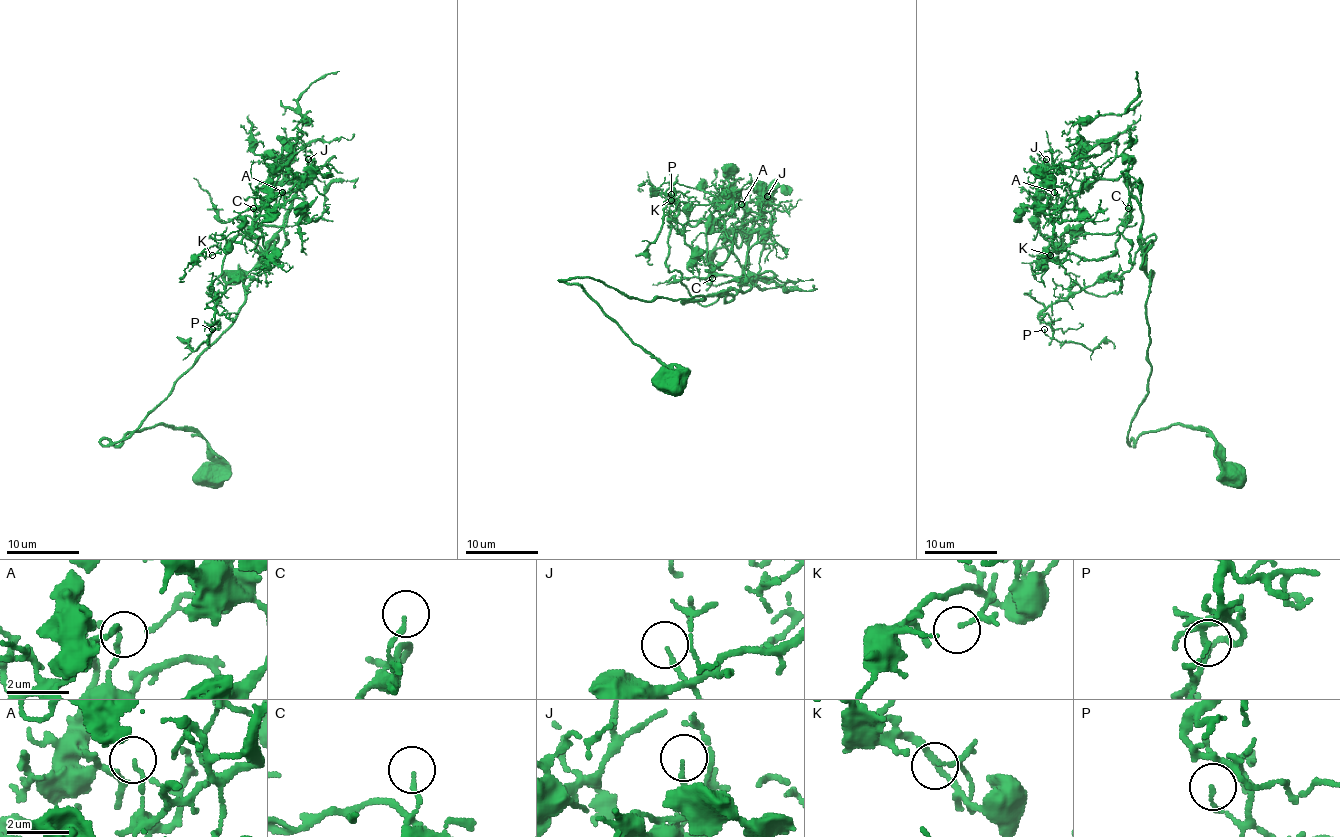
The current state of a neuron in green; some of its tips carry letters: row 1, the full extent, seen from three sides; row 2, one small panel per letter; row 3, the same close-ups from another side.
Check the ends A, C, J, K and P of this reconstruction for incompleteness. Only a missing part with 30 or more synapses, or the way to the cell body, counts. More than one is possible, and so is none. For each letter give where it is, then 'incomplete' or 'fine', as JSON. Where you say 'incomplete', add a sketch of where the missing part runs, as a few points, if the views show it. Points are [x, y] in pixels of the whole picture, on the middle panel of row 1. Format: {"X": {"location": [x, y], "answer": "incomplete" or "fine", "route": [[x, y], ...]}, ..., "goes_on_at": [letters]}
{"A": {"location": [741, 204], "answer": "fine"}, "C": {"location": [712, 278], "answer": "fine"}, "J": {"location": [767, 196], "answer": "fine"}, "K": {"location": [671, 200], "answer": "fine"}, "P": {"location": [671, 194], "answer": "incomplete", "route": [[671, 194], [654, 169], [653, 144], [671, 135], [662, 142]]}, "goes_on_at": ["P"]}

